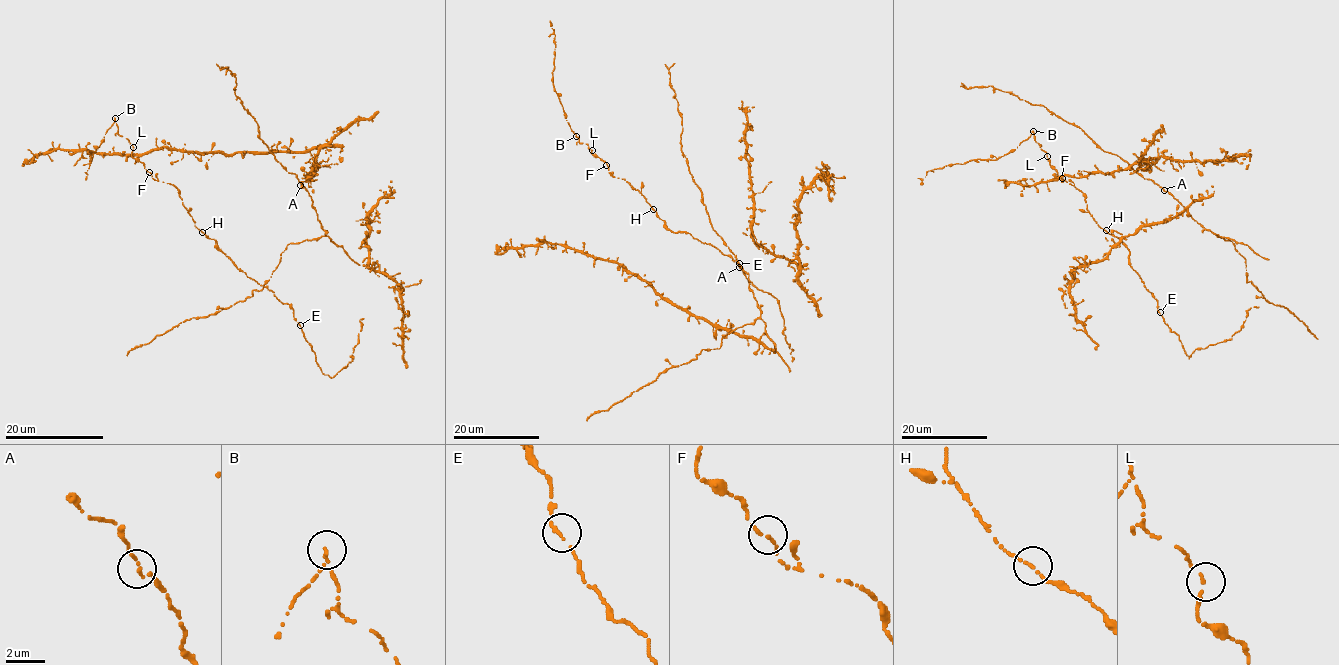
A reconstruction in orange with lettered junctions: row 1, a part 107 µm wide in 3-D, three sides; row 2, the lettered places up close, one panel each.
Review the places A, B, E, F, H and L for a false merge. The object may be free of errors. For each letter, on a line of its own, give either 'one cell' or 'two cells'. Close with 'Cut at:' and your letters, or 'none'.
A: one cell
B: two cells
E: one cell
F: one cell
H: one cell
L: one cell
Cut at: B

